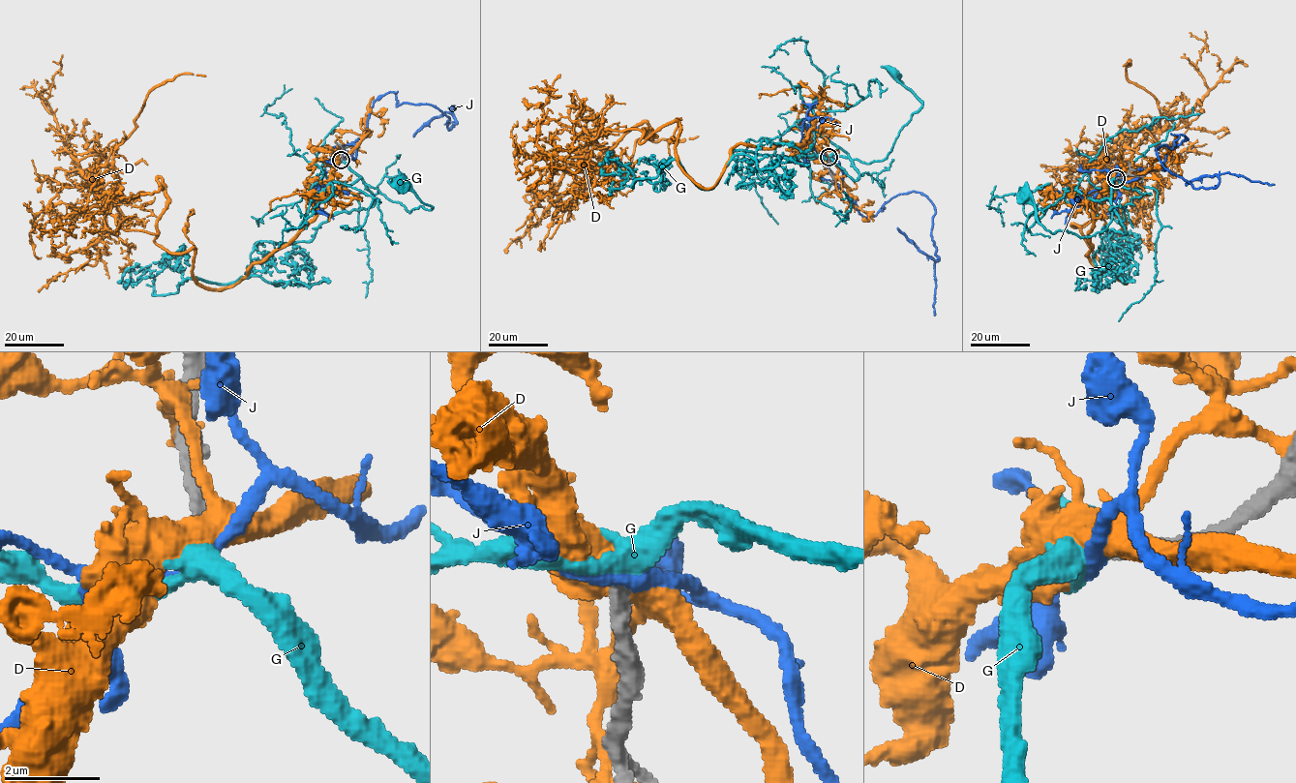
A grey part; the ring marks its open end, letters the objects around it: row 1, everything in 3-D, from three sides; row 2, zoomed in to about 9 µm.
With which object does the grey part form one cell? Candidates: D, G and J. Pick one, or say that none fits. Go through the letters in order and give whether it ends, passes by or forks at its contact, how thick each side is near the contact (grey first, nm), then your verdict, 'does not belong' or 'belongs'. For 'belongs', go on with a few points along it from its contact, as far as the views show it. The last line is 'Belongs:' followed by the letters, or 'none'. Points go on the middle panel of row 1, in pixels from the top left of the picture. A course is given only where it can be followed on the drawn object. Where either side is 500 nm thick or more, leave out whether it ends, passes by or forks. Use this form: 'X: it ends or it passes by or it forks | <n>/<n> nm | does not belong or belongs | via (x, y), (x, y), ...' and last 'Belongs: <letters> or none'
D: 400/650 nm | does not belong
G: it passes by | 360/400 nm | belongs | via (828, 158), (833, 154), (869, 164), (883, 160), (891, 149), (899, 132), (921, 104), (893, 74)
J: it passes by | 380/300 nm | does not belong
Belongs: G

